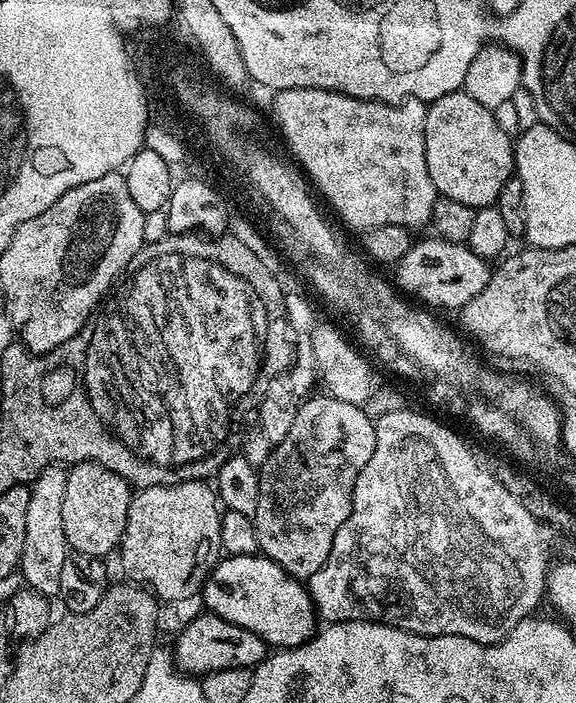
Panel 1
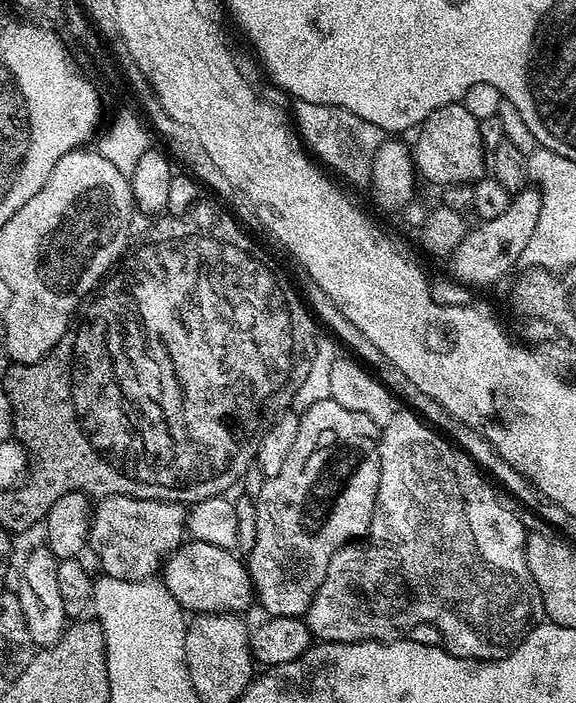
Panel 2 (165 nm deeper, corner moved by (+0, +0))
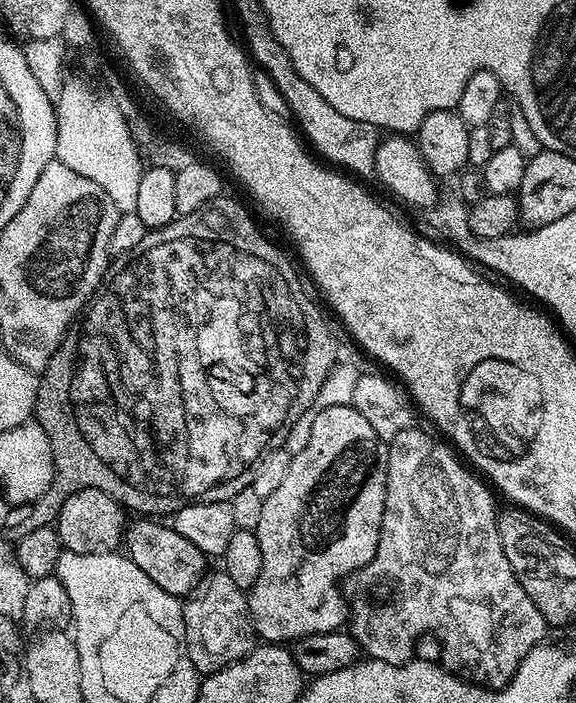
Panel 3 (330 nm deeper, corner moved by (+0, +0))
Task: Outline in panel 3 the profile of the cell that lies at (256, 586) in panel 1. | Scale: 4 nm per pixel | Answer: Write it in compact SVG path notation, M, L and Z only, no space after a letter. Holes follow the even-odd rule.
M136 518L133 524L131 521L126 528L127 555L150 579L158 582L166 594L177 598L187 597L206 575L206 557L202 550L198 550L198 546L194 546L194 542L182 538L182 534L178 534L167 523L164 525L160 522L156 518Z

